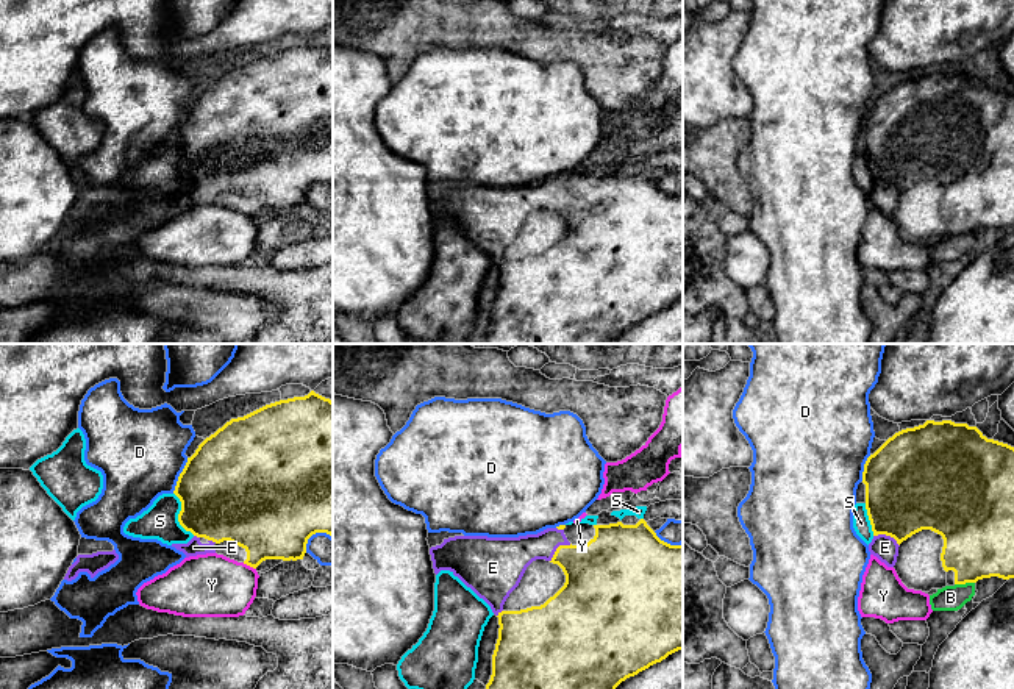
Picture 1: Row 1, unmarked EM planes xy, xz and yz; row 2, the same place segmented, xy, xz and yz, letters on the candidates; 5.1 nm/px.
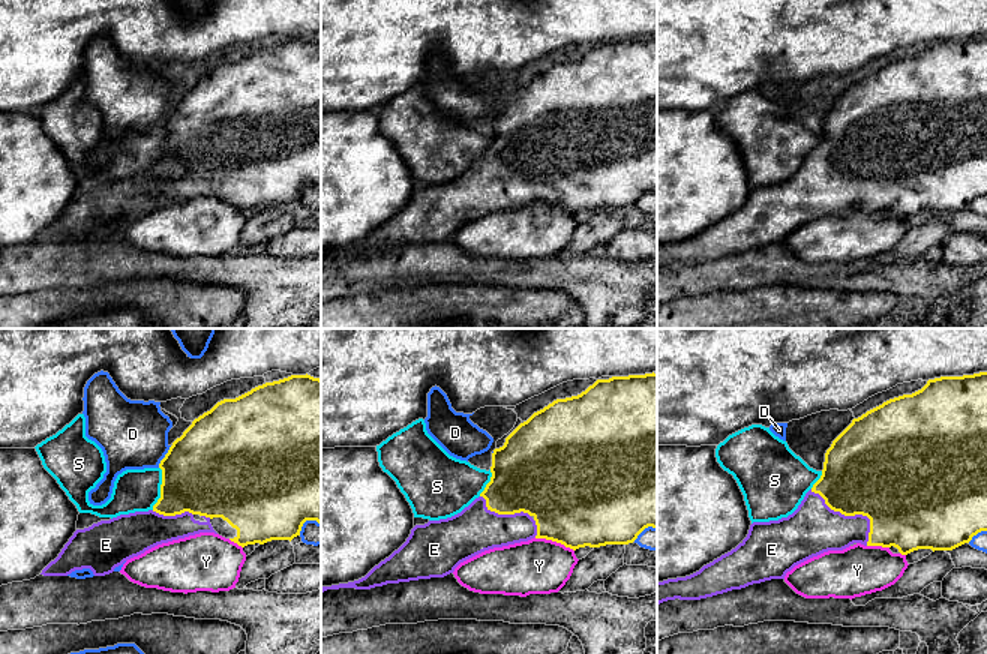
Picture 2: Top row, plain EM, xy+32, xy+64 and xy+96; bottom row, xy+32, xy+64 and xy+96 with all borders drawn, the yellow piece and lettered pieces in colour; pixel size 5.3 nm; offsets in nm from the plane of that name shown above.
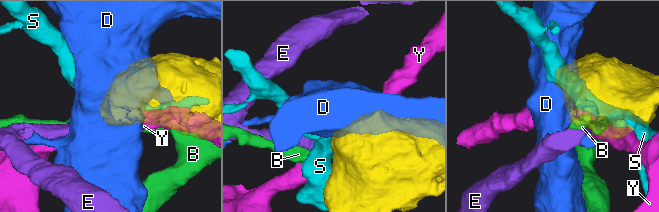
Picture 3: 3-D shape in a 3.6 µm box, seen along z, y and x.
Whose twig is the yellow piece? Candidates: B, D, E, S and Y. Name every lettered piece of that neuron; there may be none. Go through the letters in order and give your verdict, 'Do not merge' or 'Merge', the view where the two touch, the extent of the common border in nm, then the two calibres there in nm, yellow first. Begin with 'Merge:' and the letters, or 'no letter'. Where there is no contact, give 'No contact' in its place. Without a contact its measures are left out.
Merge: E
B: Do not merge. Touches yellow in yz. Shared border 110 nm. Thickness 360 nm (yellow) against 130 nm
D: Do not merge. Touches yellow in xy. Shared border 200 nm. Thickness 500 nm (yellow) against 440 nm
E: Merge. Touches yellow in yz. Shared border 150 nm. Thickness 440 nm (yellow) against 130 nm
S: Do not merge. Touches yellow in xy. Shared border 240 nm. Thickness 440 nm (yellow) against 180 nm
Y: Do not merge. Touches yellow in xy. Shared border 80 nm. Thickness 380 nm (yellow) against 320 nm

